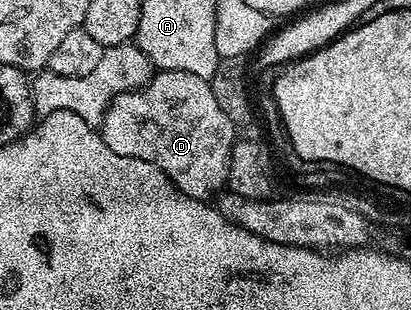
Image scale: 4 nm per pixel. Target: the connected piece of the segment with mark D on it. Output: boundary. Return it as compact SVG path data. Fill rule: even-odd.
M158 70L145 86L115 96L100 123L104 144L108 144L112 152L156 164L156 168L165 172L176 189L189 198L199 200L213 199L227 185L230 153L236 141L234 130L236 123L224 116L224 108L220 108L209 81L200 76L192 76L192 72L175 70Z

